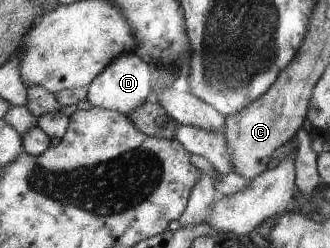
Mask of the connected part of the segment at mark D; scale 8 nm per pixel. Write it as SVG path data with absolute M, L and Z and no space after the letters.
M123 50L90 83L86 100L91 102L92 107L105 108L127 115L142 106L143 102L150 100L152 90L151 71L150 65L139 58L134 51Z

